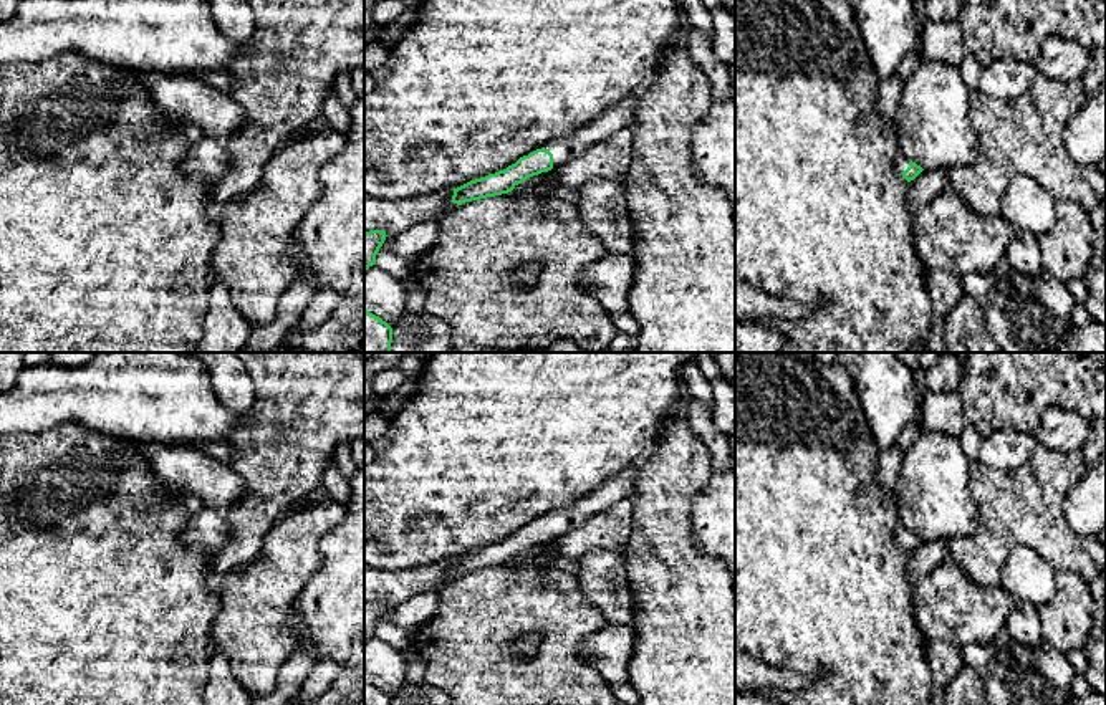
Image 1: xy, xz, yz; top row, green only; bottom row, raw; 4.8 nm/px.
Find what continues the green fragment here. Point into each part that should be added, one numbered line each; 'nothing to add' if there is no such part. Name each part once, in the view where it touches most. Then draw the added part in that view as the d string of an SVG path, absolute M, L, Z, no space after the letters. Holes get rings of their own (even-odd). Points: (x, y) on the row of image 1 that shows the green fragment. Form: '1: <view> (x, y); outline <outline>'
1: xz (620, 116); outline M636 93L608 108L596 121L579 127L573 136L550 141L538 149L548 149L553 154L553 167L568 162L591 144L621 129L631 129L636 121L634 101Z

